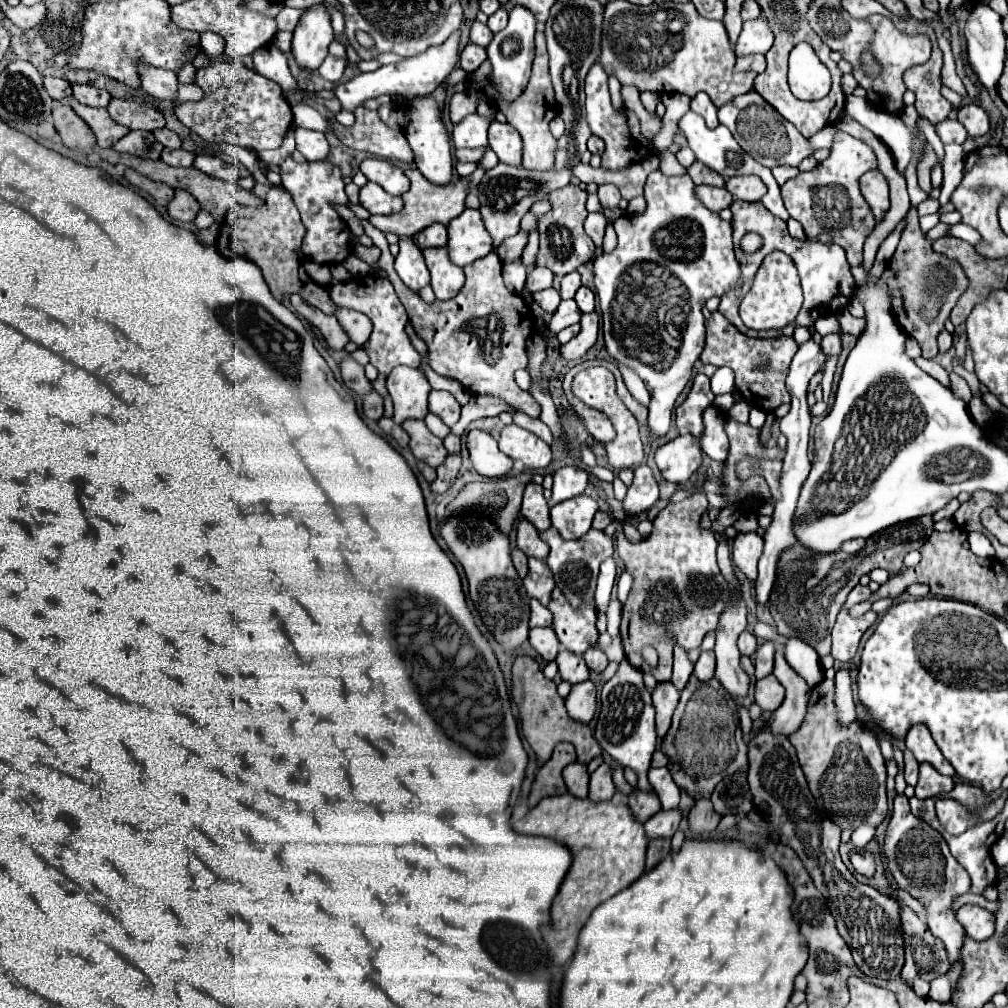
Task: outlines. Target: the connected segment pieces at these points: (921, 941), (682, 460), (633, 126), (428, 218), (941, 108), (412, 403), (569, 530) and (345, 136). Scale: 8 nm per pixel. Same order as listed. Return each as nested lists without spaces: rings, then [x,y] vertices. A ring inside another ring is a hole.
[[[897,900],[901,908],[901,926],[903,926],[903,940],[905,940],[905,966],[901,976],[905,982],[913,978],[923,978],[931,982],[933,978],[945,974],[951,964],[947,958],[947,950],[939,938],[929,932],[925,920],[917,918],[915,912],[903,902]]]
[[[691,434],[677,436],[655,452],[657,468],[667,482],[687,482],[703,464],[701,446]]]
[[[599,62],[589,70],[585,78],[585,94],[587,94],[587,124],[595,136],[599,136],[605,142],[603,162],[601,166],[609,172],[617,172],[623,168],[629,168],[637,162],[641,162],[651,152],[651,140],[641,136],[641,122],[629,108],[615,108],[611,104],[609,88],[607,88],[607,72]]]
[[[417,168],[405,170],[407,178],[411,180],[411,188],[403,194],[405,208],[399,214],[389,214],[389,216],[371,216],[369,222],[379,228],[381,232],[395,232],[399,236],[413,236],[419,230],[431,226],[433,222],[449,224],[449,220],[457,218],[461,210],[465,208],[465,198],[469,194],[469,178],[457,176],[457,180],[451,180],[447,186],[435,186],[433,182],[427,182],[423,174],[419,174]]]
[[[931,28],[925,30],[933,42],[933,54],[925,64],[921,65],[918,70],[914,67],[907,70],[903,75],[905,86],[915,92],[917,96],[917,112],[921,118],[927,118],[933,126],[943,122],[949,112],[951,104],[941,96],[939,88],[942,87],[941,64],[943,64],[942,52],[937,46],[937,36]]]
[[[397,366],[387,376],[387,390],[393,398],[395,414],[393,420],[401,424],[409,418],[425,418],[427,410],[427,396],[431,386],[425,374],[419,368]]]
[[[579,494],[567,502],[555,504],[551,508],[551,522],[563,538],[569,538],[569,540],[579,538],[591,528],[591,520],[597,508],[599,506],[595,498],[587,494]]]
[[[357,108],[355,110],[355,124],[345,128],[341,124],[333,124],[333,132],[339,140],[355,150],[365,150],[369,154],[387,158],[387,160],[401,160],[411,164],[413,154],[407,146],[407,138],[401,130],[391,130],[377,114],[377,110]]]

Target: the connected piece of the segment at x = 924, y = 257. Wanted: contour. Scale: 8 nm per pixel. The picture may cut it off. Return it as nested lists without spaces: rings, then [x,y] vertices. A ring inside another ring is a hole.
[[[910,208],[907,212],[907,226],[905,226],[905,232],[901,236],[901,242],[893,254],[893,258],[889,260],[889,266],[883,274],[883,280],[889,284],[889,290],[891,290],[891,304],[893,304],[893,314],[899,322],[899,326],[909,334],[913,336],[921,350],[923,350],[923,358],[935,358],[939,354],[939,348],[937,348],[937,334],[943,330],[943,324],[951,312],[951,308],[955,306],[957,298],[963,294],[969,284],[967,277],[961,266],[954,260],[949,259],[947,256],[943,258],[941,254],[935,254],[931,250],[931,244],[927,242],[925,234],[921,232],[919,228],[919,216],[916,208]],[[938,269],[942,269],[949,273],[954,280],[952,290],[946,294],[944,298],[941,298],[941,304],[939,304],[939,313],[937,318],[933,318],[931,322],[927,322],[923,316],[921,316],[921,310],[923,310],[923,298],[927,298],[927,286],[936,284],[934,280],[934,274]]]

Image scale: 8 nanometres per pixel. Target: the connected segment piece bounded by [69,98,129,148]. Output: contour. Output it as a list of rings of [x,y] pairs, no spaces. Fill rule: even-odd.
[[[71,98],[69,104],[89,124],[89,128],[93,130],[93,134],[97,138],[97,144],[101,148],[111,148],[117,140],[121,140],[129,132],[125,126],[119,126],[117,122],[113,122],[105,108],[85,106],[85,104],[77,102],[75,98]]]

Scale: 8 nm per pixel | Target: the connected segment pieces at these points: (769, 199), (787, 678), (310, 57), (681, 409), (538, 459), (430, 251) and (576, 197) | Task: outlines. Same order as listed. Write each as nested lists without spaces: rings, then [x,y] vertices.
[[[689,110],[689,112],[679,120],[679,128],[685,132],[687,142],[689,142],[689,148],[695,152],[697,160],[703,162],[705,166],[709,166],[711,170],[719,172],[725,180],[731,178],[731,176],[743,176],[743,174],[755,174],[755,176],[759,176],[759,178],[765,182],[765,186],[767,186],[767,194],[761,199],[763,206],[765,206],[769,212],[773,212],[775,216],[779,216],[781,220],[789,220],[789,212],[787,208],[785,208],[783,200],[781,200],[779,186],[777,186],[777,182],[775,182],[771,170],[769,170],[767,166],[755,162],[745,150],[741,150],[741,146],[739,146],[739,144],[735,142],[735,138],[733,138],[733,134],[731,134],[725,126],[717,126],[715,130],[711,130],[711,128],[705,126],[705,120],[703,120],[699,114],[695,114],[695,112]]]
[[[783,644],[777,646],[777,650],[775,650],[775,670],[773,670],[773,674],[785,686],[787,696],[785,696],[783,704],[769,718],[767,728],[775,734],[789,736],[801,726],[801,722],[805,718],[811,688],[783,658]]]
[[[323,4],[307,8],[293,32],[295,60],[305,68],[317,70],[327,56],[327,46],[333,38],[329,10]]]
[[[697,374],[685,402],[675,410],[677,426],[699,438],[703,434],[703,410],[713,402],[713,398],[715,396],[709,388],[709,378],[705,374]]]
[[[509,424],[501,430],[499,448],[513,460],[521,460],[529,470],[539,470],[549,466],[553,452],[547,442],[537,438],[535,434],[519,428],[517,424]]]
[[[427,248],[423,250],[427,268],[431,272],[431,288],[439,300],[449,300],[457,296],[461,286],[465,284],[463,268],[455,266],[449,258],[449,250],[443,248]]]
[[[573,184],[549,194],[551,210],[539,218],[541,246],[539,246],[533,266],[547,266],[549,270],[553,270],[553,274],[565,276],[565,274],[577,270],[579,266],[587,264],[595,256],[595,246],[583,230],[583,222],[589,214],[585,210],[585,200],[587,200],[587,192],[581,190],[579,186],[573,186]]]

